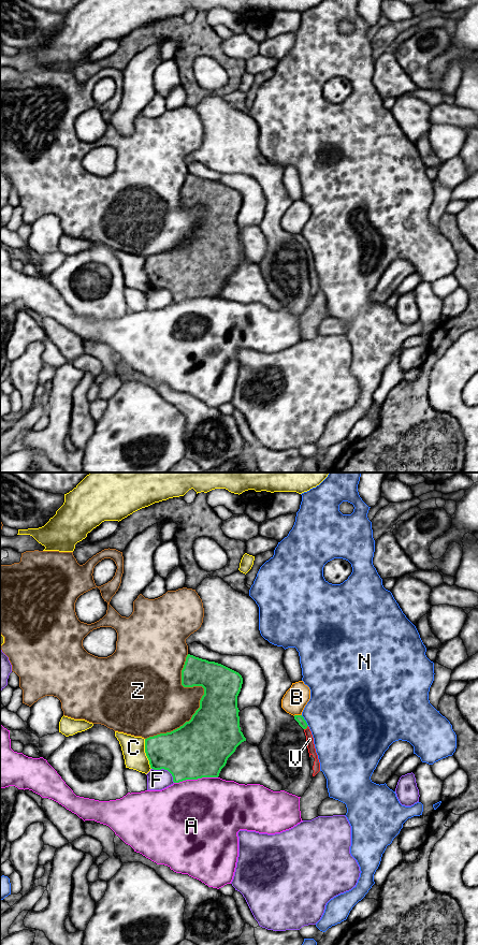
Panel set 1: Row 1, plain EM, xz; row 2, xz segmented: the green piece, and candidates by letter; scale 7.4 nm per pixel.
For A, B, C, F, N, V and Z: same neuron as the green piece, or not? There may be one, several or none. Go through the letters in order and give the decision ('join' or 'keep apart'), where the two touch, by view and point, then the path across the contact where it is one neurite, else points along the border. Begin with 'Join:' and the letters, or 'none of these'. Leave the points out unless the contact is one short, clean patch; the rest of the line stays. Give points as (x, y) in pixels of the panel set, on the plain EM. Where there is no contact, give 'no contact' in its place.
Join: V
A: keep apart; meets green in xz at (196, 297); border along xz (217, 295), (186, 297), (174, 302)
B: keep apart; meets green in xz at (297, 234)
C: keep apart; meets green in xz at (146, 273)
F: keep apart; meets green in xz at (165, 288)
N: keep apart; meets green in xz at (305, 240)
V: join; meets green in xz at (306, 246); runs through xz (299, 237), (306, 246), (309, 258)
Z: keep apart; meets green in xz at (200, 219)

